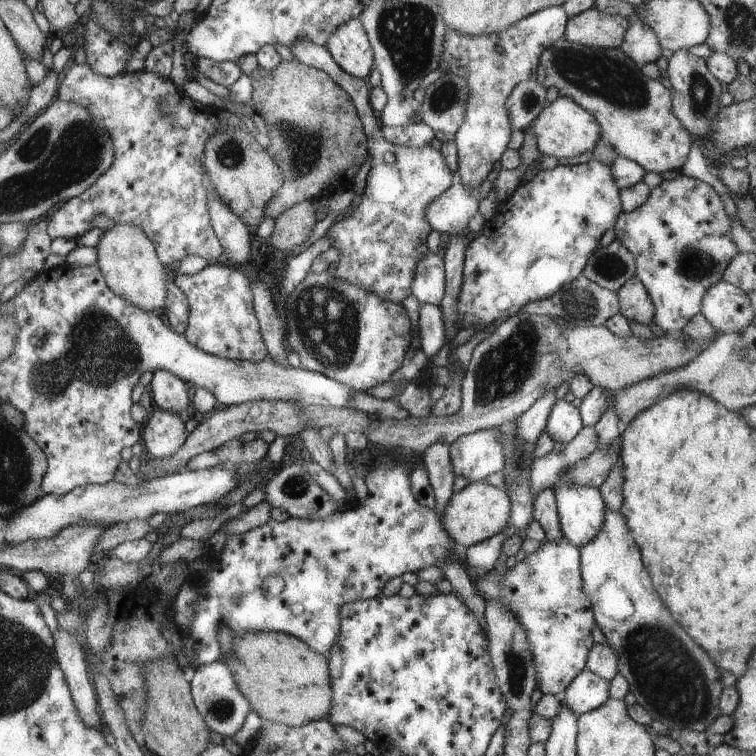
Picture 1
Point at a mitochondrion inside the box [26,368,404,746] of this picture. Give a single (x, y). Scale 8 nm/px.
(222, 708)

